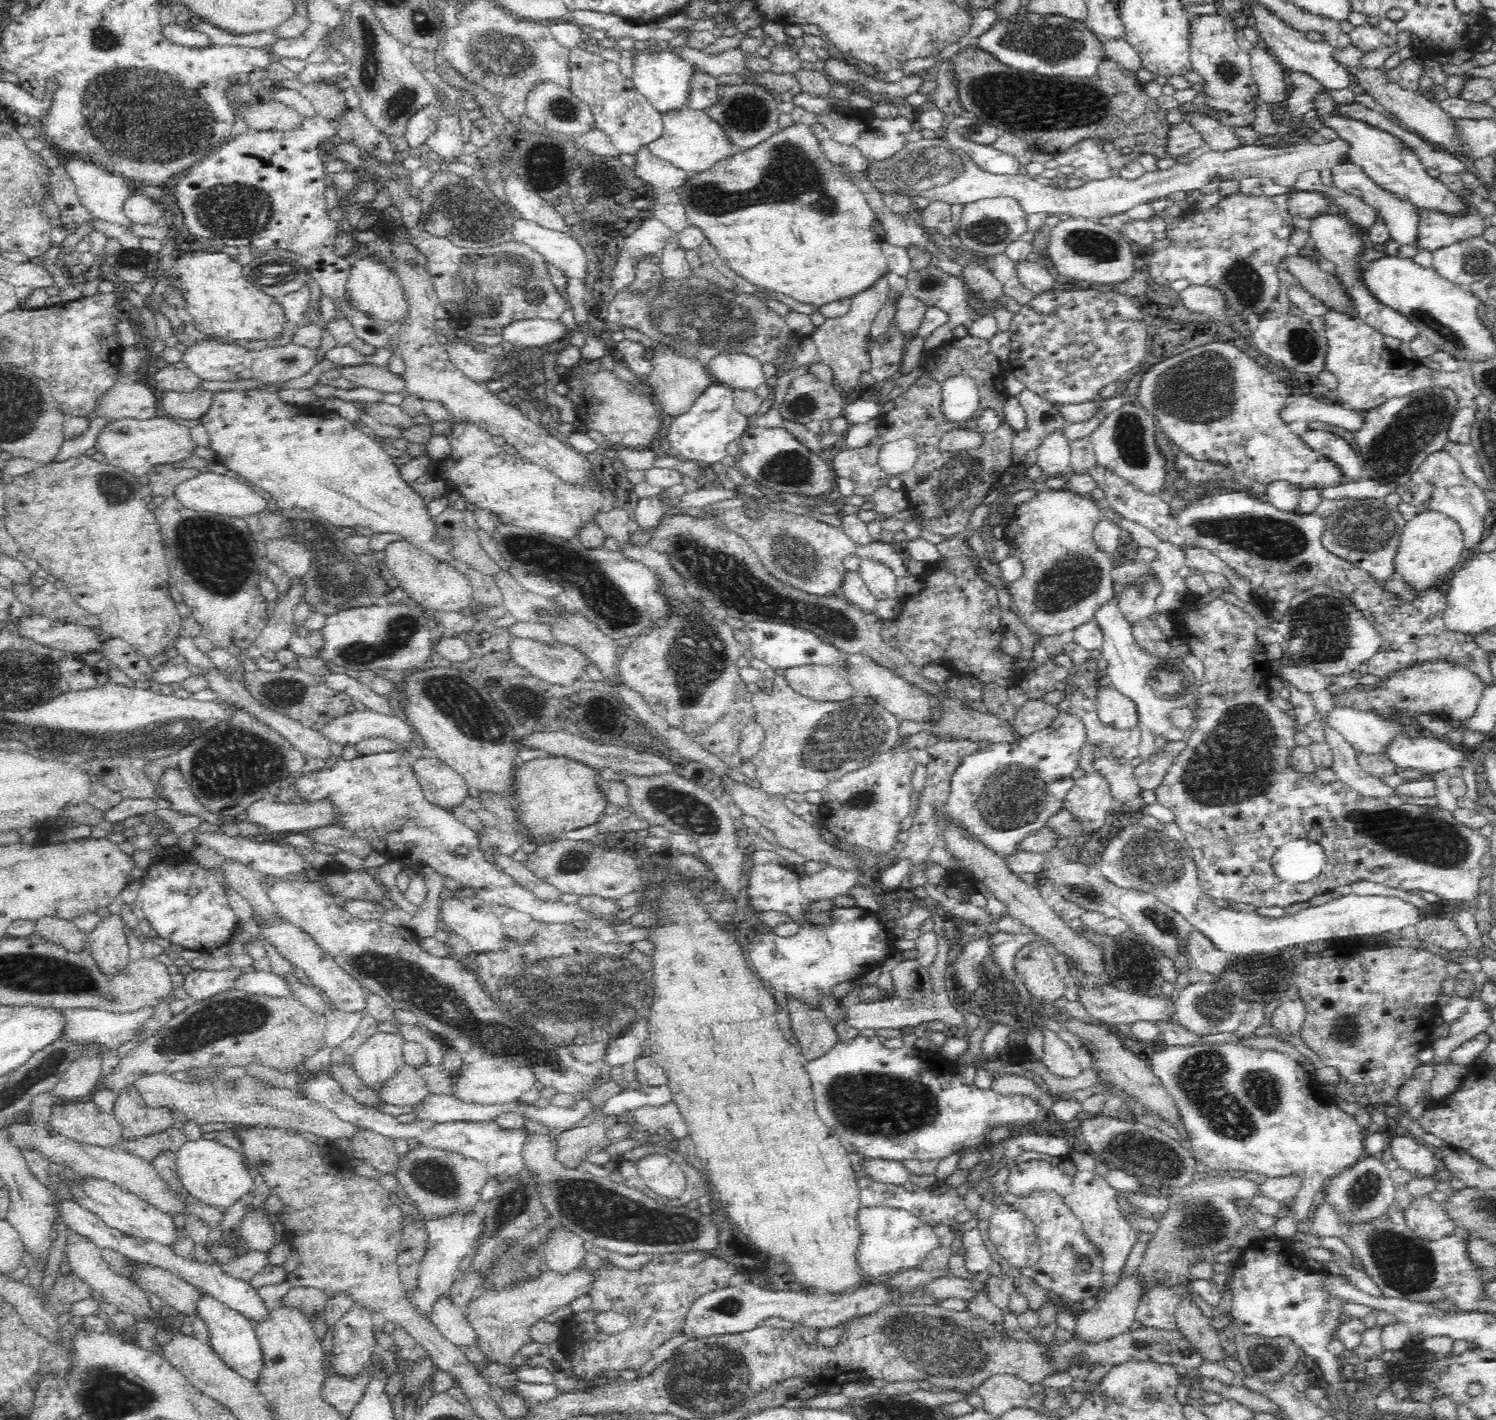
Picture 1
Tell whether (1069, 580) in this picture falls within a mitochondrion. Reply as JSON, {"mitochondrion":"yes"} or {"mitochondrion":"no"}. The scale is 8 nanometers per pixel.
{"mitochondrion":"yes"}

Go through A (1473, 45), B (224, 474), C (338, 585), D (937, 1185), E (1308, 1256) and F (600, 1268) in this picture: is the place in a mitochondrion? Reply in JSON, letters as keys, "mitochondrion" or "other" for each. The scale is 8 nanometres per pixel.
{"A":"other","B":"other","C":"mitochondrion","D":"other","E":"other","F":"other"}

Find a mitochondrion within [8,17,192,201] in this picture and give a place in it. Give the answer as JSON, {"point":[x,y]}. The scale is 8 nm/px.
{"point":[105,40]}

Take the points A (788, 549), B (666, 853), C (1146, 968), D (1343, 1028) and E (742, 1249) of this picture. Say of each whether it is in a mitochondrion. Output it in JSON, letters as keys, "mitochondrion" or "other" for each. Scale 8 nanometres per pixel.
{"A":"mitochondrion","B":"other","C":"other","D":"mitochondrion","E":"other"}

